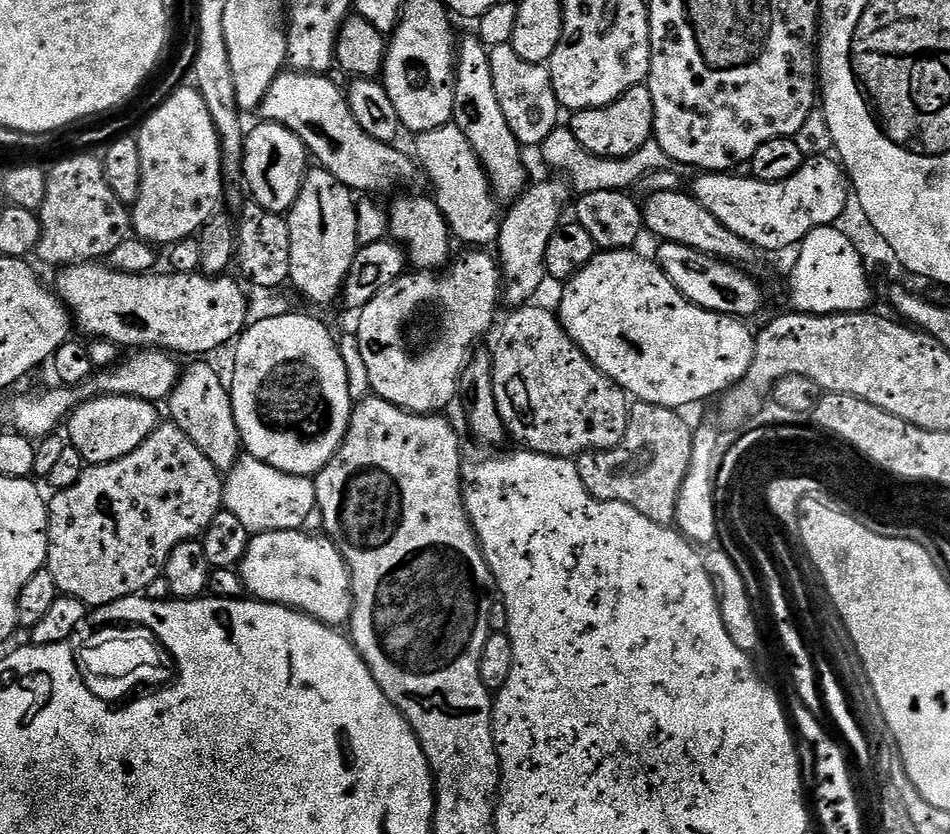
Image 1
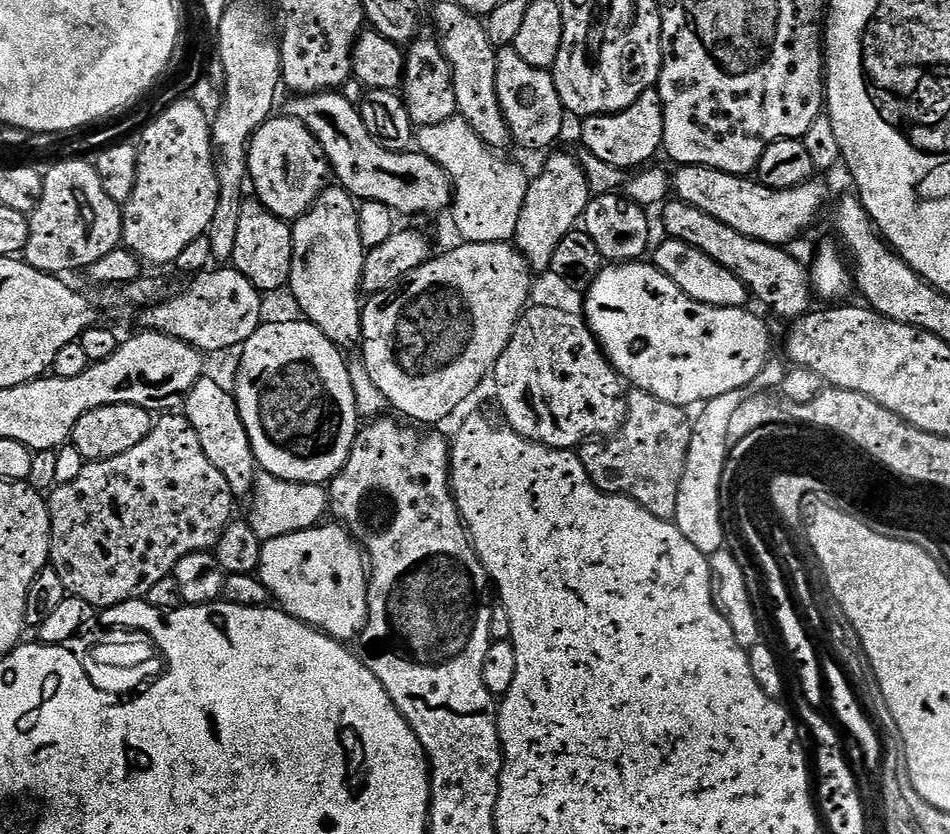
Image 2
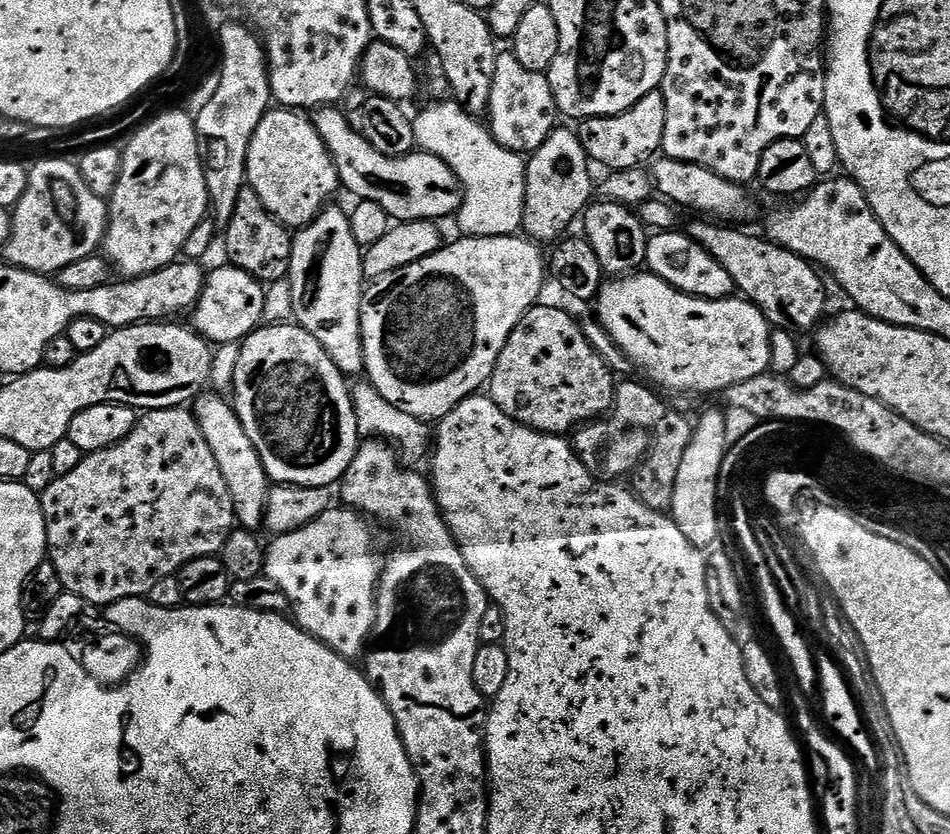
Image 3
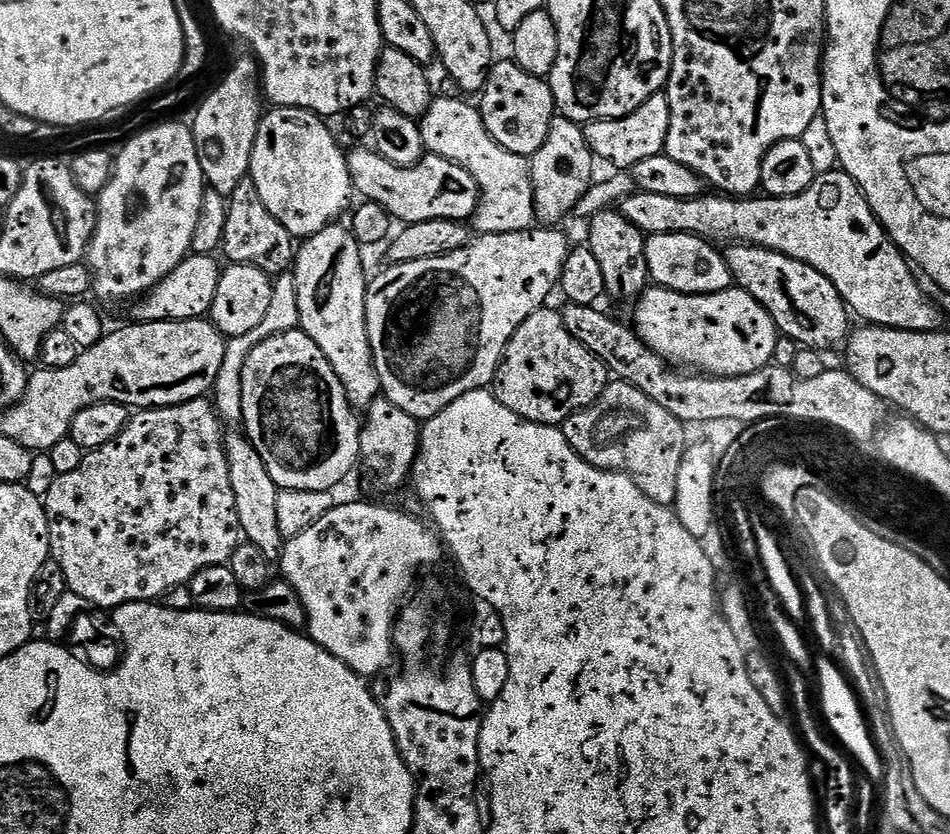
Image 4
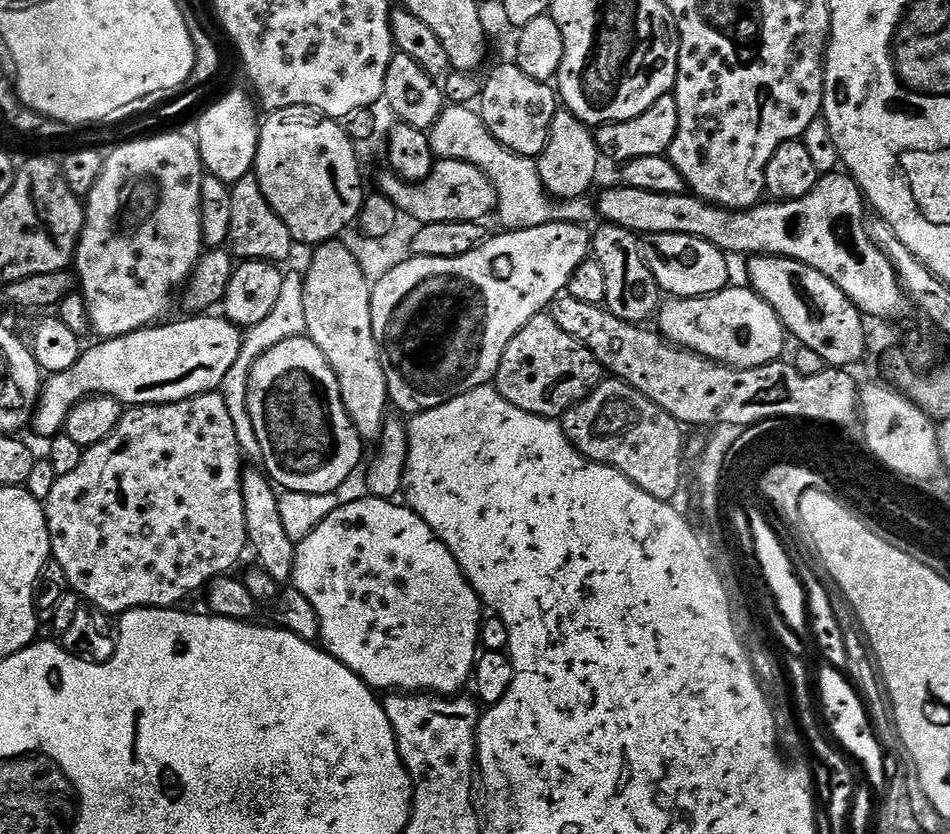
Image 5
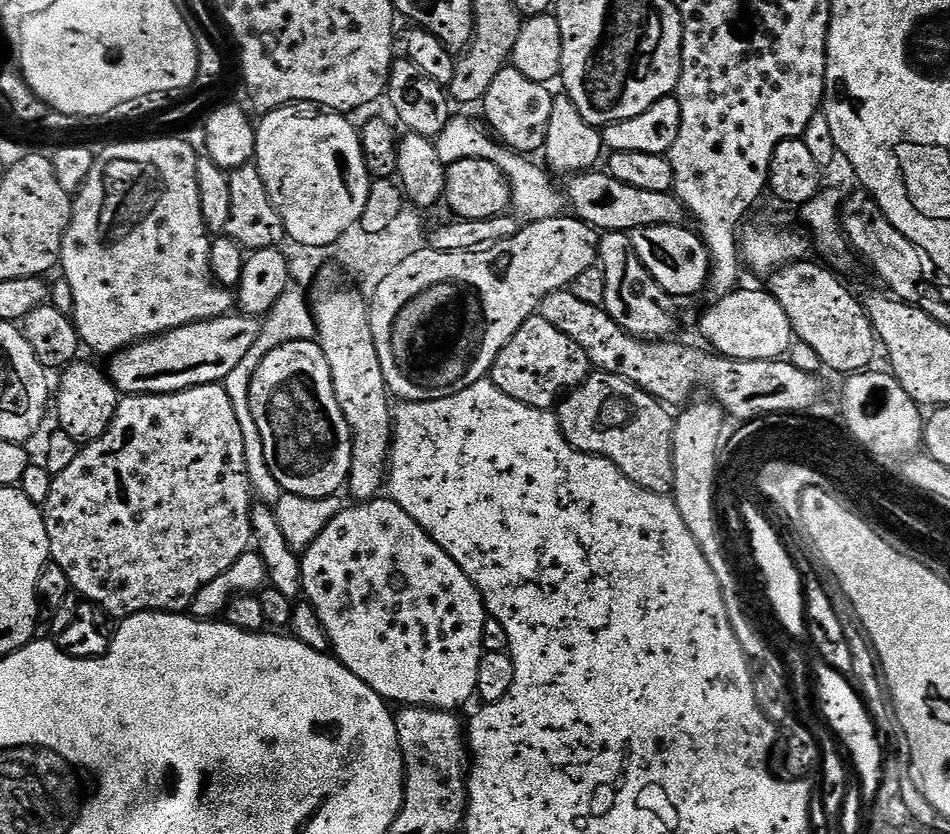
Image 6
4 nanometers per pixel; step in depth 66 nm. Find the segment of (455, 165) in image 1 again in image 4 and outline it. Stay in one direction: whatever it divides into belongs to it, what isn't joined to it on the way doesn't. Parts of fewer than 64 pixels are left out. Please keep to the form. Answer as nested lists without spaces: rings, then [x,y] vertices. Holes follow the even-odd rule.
[[[437,95],[429,109],[418,120],[422,142],[425,149],[433,156],[441,156],[466,170],[478,182],[480,204],[470,224],[477,233],[489,236],[490,234],[510,234],[511,232],[527,232],[537,223],[535,214],[534,186],[531,185],[531,166],[529,157],[510,154],[494,138],[490,138],[490,130],[480,117],[479,107],[475,103],[467,104],[467,99],[455,96]]]

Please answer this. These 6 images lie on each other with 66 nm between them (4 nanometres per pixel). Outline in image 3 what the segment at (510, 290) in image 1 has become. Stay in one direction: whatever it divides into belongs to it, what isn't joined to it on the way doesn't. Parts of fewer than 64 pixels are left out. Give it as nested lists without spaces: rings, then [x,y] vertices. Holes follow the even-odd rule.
[[[558,126],[546,142],[531,153],[527,164],[526,206],[523,210],[523,233],[532,241],[546,244],[555,243],[568,231],[568,226],[583,213],[594,196],[592,170],[588,155],[581,144],[579,135]]]

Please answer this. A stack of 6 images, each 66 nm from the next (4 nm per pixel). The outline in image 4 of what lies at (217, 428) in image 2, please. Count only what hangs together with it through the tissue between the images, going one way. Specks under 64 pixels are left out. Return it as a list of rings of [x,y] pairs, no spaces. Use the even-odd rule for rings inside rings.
[[[229,431],[224,449],[230,466],[230,486],[234,486],[234,502],[238,510],[238,522],[243,539],[258,546],[258,550],[262,550],[262,554],[266,554],[268,560],[279,561],[286,543],[278,522],[278,498],[281,489],[274,482],[274,478],[270,478],[266,462],[262,462],[258,450],[254,450],[252,441],[243,431]]]

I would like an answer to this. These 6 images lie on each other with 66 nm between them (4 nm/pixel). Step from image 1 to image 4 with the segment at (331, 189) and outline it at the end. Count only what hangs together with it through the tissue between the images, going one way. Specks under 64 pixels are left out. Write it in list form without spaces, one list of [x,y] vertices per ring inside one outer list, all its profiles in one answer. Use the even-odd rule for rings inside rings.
[[[340,222],[328,224],[299,245],[294,265],[296,312],[300,315],[298,328],[315,342],[322,354],[326,354],[353,409],[367,410],[381,395],[366,330],[369,277],[364,276],[364,260],[360,257],[362,245],[354,238],[351,227],[344,225],[343,228],[342,225]]]

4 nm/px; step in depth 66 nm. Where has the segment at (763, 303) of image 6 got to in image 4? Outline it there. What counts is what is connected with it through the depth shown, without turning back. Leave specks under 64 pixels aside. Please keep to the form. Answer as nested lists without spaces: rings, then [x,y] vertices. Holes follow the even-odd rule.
[[[649,286],[644,295],[635,301],[636,321],[634,327],[637,336],[654,354],[668,361],[672,366],[683,366],[700,374],[710,376],[741,376],[750,374],[759,368],[767,368],[773,363],[778,333],[772,315],[750,294],[738,286],[727,288],[724,292],[715,292],[709,296],[687,296],[669,288]]]

